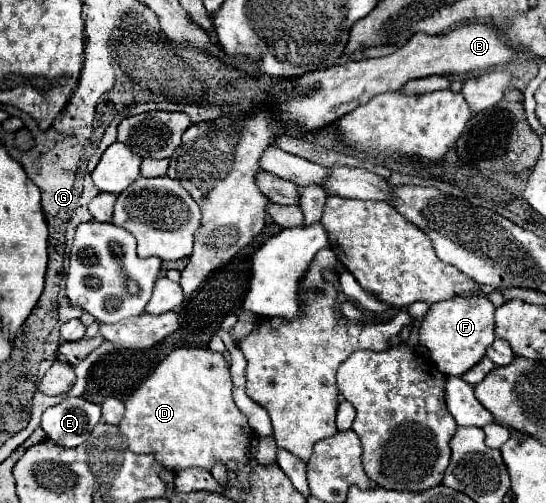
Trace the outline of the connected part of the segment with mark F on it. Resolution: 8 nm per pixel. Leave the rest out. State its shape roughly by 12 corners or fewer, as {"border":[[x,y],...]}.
{"border":[[483,296],[433,304],[419,344],[447,376],[463,376],[495,340]]}

